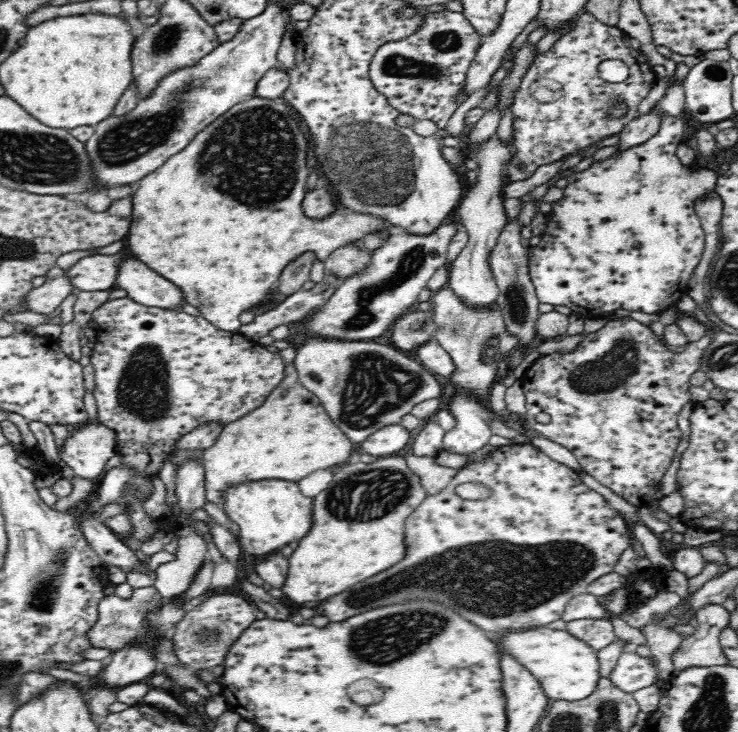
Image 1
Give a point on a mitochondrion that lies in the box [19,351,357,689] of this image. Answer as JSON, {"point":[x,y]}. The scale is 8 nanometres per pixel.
{"point":[43,592]}

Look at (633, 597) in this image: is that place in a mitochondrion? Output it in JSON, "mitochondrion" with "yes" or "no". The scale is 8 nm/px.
{"mitochondrion":"no"}

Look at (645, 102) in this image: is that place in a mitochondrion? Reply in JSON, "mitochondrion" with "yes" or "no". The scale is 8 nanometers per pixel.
{"mitochondrion":"no"}

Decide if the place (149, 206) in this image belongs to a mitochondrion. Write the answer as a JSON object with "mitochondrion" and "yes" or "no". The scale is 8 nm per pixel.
{"mitochondrion":"no"}

